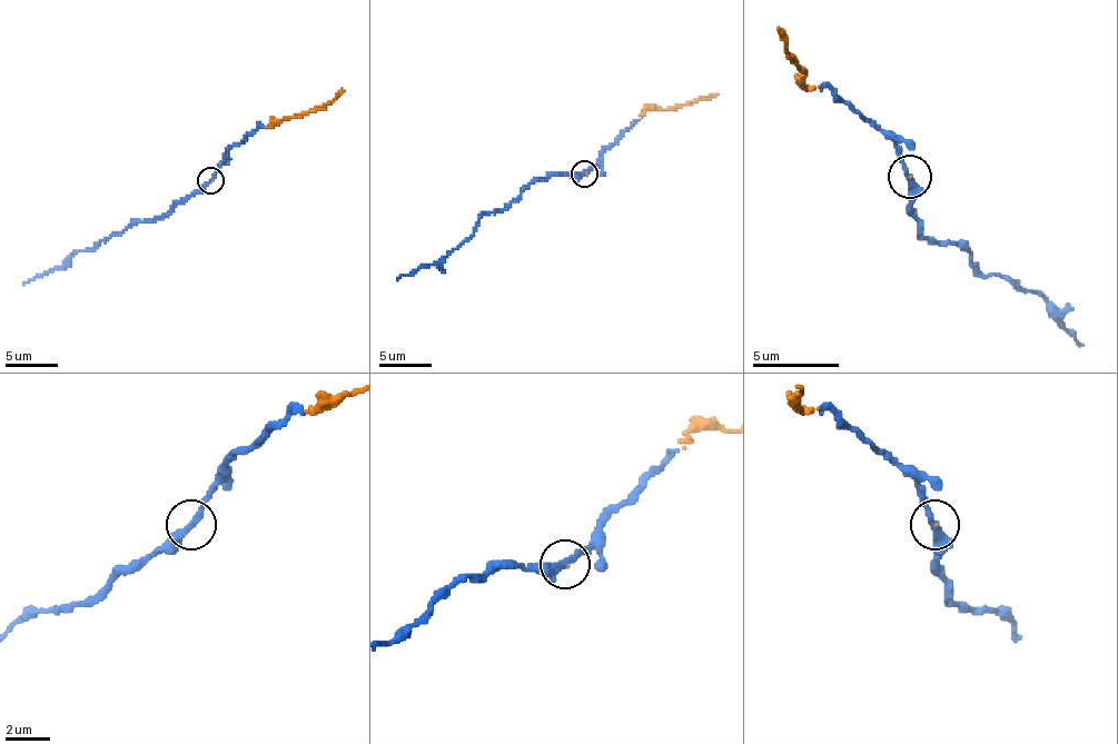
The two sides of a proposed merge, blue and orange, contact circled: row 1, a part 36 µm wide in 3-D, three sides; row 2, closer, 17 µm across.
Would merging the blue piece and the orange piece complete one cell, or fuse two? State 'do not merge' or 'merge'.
merge

